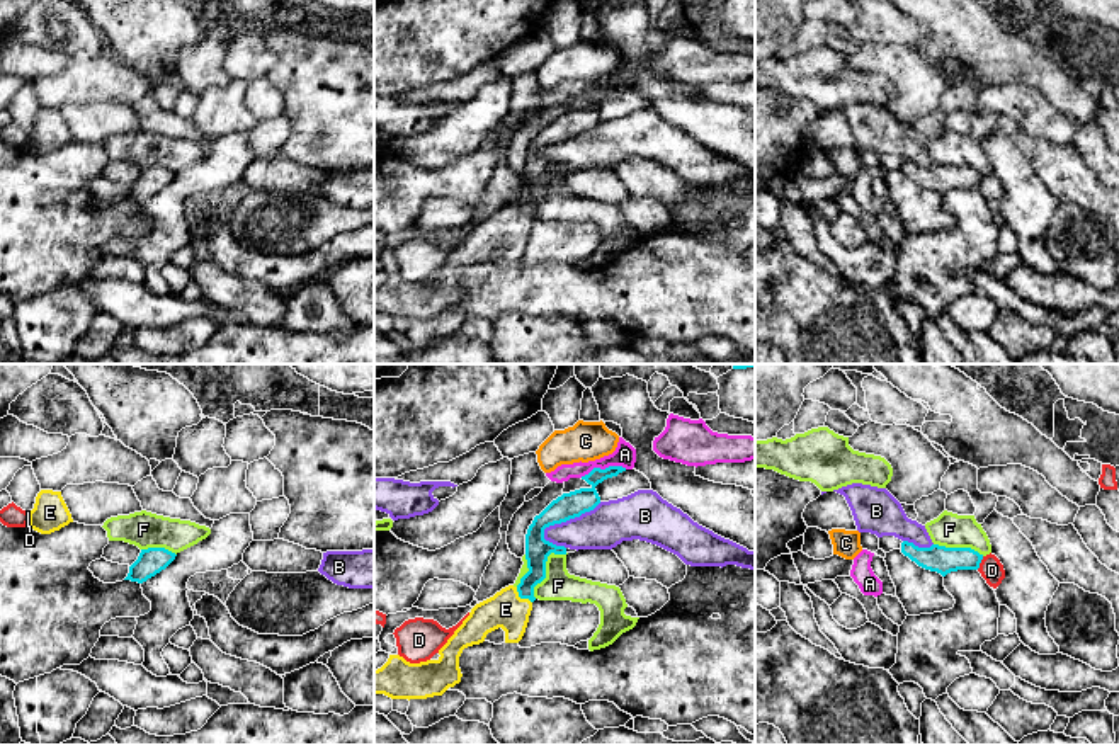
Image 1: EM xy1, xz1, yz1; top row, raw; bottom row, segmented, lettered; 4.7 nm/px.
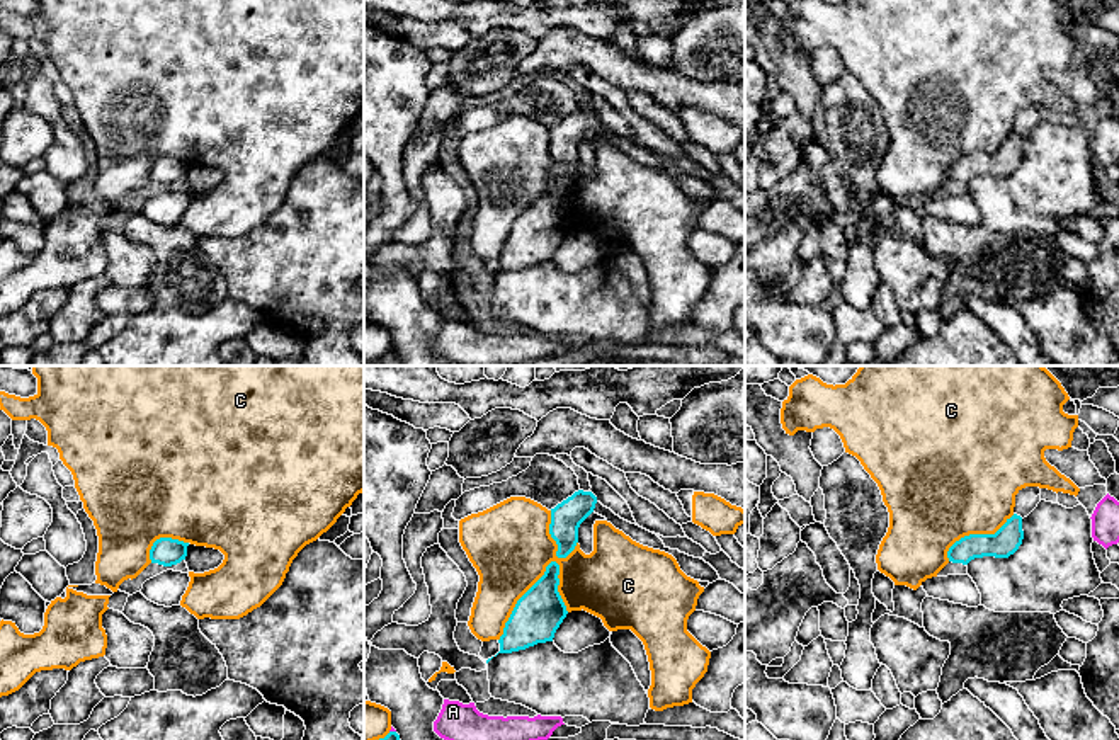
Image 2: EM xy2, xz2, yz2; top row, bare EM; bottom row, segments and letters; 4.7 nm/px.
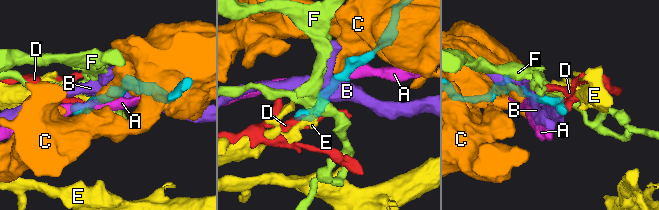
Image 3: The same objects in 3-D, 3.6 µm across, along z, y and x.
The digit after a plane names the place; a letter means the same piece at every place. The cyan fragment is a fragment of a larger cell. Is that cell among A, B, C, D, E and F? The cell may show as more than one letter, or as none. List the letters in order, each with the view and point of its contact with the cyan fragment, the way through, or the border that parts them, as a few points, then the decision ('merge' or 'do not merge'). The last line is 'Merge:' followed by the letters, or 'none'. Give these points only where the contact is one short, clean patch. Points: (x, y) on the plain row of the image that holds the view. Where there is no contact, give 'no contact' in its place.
A: contact xz1 (602, 89); border xz1 (626, 87), (592, 87), (580, 96); do not merge
B: contact xz1 (568, 138); do not merge
C: contact xz2 (519, 218); do not merge
D: contact yz1 (980, 181); border yz1 (983, 176), (976, 187); do not merge
E: contact xz1 (521, 216); way xz1 (538, 169), (536, 193), (521, 216), (505, 228); merge
F: contact xz1 (545, 187); border xz1 (567, 172), (548, 176), (546, 194), (534, 206), (534, 216); do not merge
Merge: E

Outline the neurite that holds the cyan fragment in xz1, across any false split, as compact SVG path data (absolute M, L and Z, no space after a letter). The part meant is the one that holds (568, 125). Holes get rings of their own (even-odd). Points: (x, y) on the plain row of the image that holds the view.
M622 85L594 87L582 95L590 105L563 112L534 136L525 153L525 179L529 191L517 206L508 204L493 216L476 223L463 243L439 269L437 279L410 282L400 274L374 289L374 313L391 318L427 318L442 315L461 301L459 276L464 267L480 264L486 253L502 247L505 262L519 262L532 230L534 206L546 197L546 180L551 172L566 173L565 165L544 158L544 148L594 129L600 122L599 102L626 90Z

